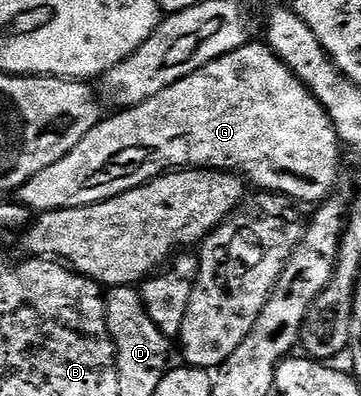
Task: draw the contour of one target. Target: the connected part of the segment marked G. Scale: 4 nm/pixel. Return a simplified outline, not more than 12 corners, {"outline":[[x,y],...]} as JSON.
{"outline":[[251,40],[105,117],[26,180],[33,212],[169,168],[324,202],[342,143]]}

